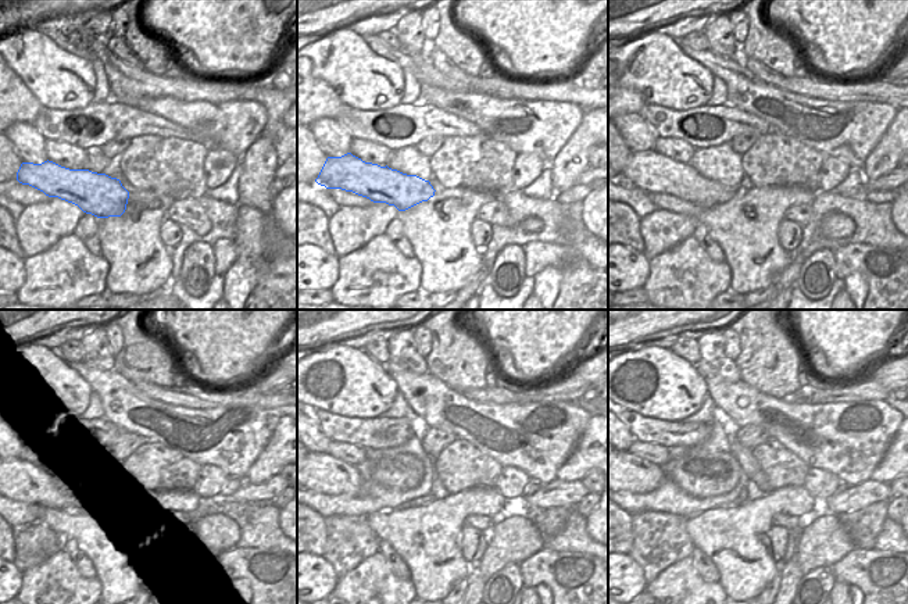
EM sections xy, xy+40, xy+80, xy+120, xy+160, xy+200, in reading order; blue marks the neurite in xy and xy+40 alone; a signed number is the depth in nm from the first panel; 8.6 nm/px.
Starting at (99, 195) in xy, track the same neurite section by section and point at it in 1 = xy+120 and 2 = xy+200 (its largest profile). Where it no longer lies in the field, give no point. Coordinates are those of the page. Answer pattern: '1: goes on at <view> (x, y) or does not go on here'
1: goes on at xy+120 (20, 479)
2: goes on at xy+200 (637, 475)

